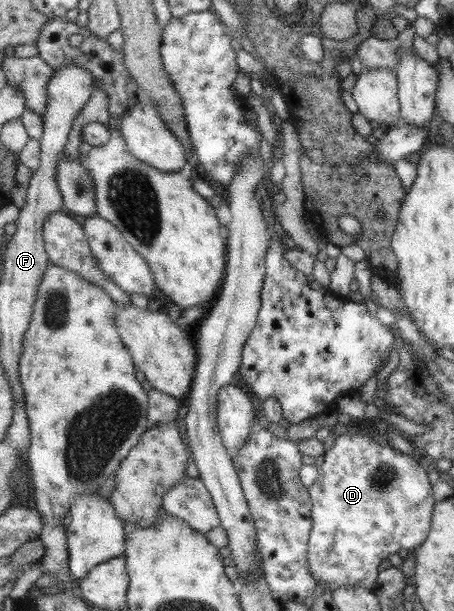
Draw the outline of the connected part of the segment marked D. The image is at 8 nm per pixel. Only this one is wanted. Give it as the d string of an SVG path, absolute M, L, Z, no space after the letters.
M353 430L346 435L335 438L334 445L323 456L323 464L319 466L318 479L309 488L309 494L313 500L313 506L311 507L313 530L311 531L309 541L309 564L315 580L324 584L324 591L331 592L337 590L340 586L360 586L371 589L376 585L380 573L378 572L378 567L380 567L380 563L384 559L397 554L400 549L407 549L407 551L416 549L425 541L425 537L430 529L430 518L433 504L435 503L432 495L430 495L430 483L426 479L426 473L414 459L410 459L406 453L393 449L392 446L379 445L371 439L371 436L359 435Z

